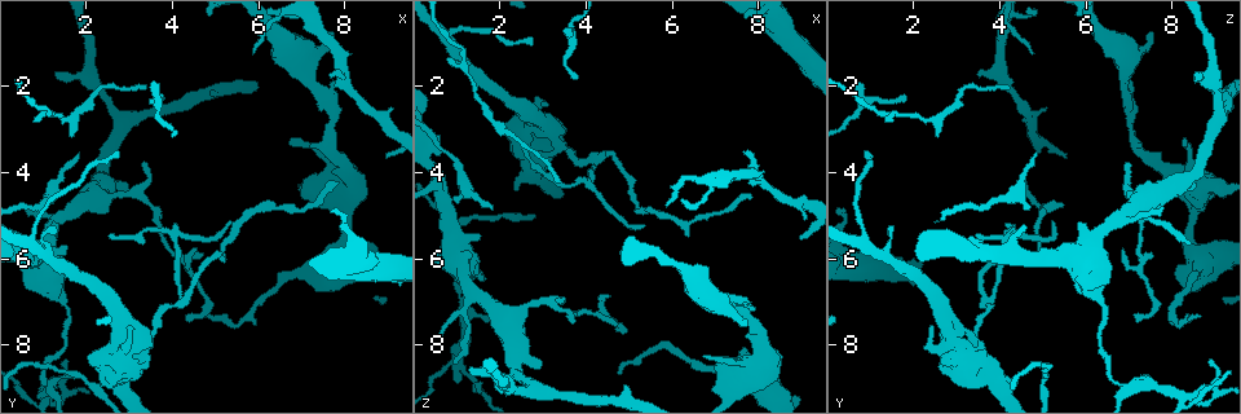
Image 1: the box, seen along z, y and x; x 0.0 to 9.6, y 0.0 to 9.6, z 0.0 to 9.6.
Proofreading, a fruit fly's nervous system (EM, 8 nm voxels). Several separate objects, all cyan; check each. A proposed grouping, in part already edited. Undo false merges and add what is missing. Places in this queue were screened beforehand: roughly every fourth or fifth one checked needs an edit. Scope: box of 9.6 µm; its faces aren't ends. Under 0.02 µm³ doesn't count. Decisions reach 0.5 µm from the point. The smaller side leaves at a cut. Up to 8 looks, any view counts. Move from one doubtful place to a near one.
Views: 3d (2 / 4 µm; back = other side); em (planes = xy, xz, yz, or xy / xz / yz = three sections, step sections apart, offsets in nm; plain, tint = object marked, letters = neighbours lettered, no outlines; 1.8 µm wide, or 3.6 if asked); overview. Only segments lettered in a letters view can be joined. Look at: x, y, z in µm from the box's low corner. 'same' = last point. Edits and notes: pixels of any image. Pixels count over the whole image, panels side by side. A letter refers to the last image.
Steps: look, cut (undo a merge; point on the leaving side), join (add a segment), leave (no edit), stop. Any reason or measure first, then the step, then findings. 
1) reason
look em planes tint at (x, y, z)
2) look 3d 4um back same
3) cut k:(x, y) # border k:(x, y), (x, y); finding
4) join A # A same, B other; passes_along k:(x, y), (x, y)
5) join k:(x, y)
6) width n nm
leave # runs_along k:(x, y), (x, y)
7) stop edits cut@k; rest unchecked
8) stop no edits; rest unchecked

branch stops here
look em planes letters at (0.95, 4.85, 4.70)

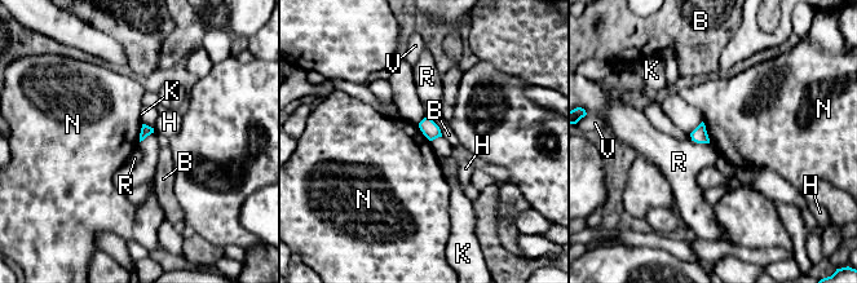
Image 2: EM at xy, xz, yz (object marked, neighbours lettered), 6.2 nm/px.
leave # B other, H other, K other, N other, R other, V other; border 2:(702, 122), (710, 142); no lettered segment goes on from it

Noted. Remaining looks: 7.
thick end
look em 3.6um xz step 8 letters at (7.65, 6.70, 8.30)

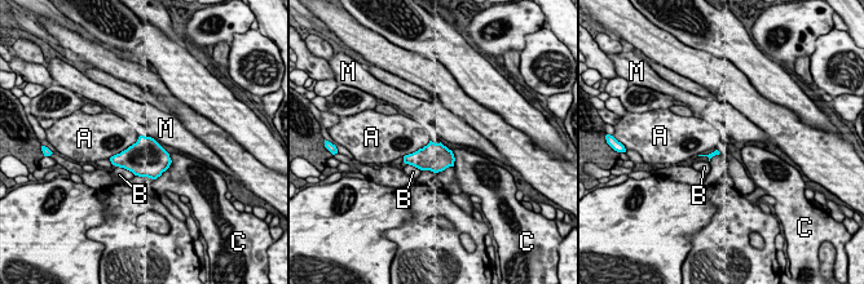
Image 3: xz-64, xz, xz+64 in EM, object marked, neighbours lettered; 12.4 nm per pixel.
leave # A other, B other, C other, M other; border 3:(140, 136), (126, 149), (109, 158); none of them fits

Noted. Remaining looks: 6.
sharp bend
look em yz step 4 letters at (1.15, 9.00, 6.95)

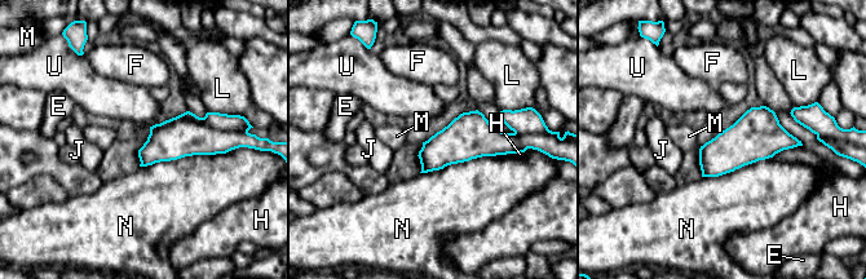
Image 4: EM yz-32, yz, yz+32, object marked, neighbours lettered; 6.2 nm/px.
cut it another way
look em planes letters same

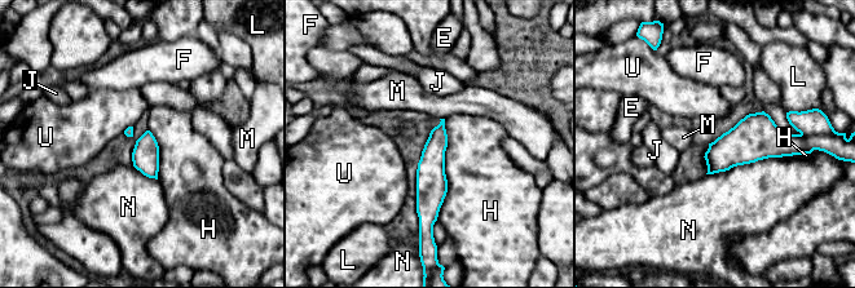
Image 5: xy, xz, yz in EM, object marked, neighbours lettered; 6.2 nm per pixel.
cut 5:(766, 140) # E other, F other, H other, J other, L other, M other, N other, U other; part_leaving 5:(441, 127), (423, 221); a second cell is stuck on

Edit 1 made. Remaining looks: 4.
stop edits cut@5; rest unchecked

